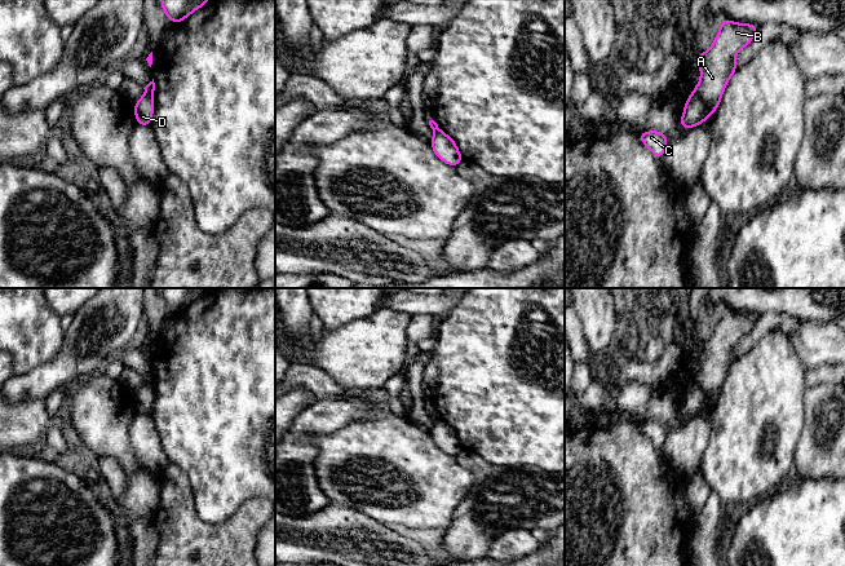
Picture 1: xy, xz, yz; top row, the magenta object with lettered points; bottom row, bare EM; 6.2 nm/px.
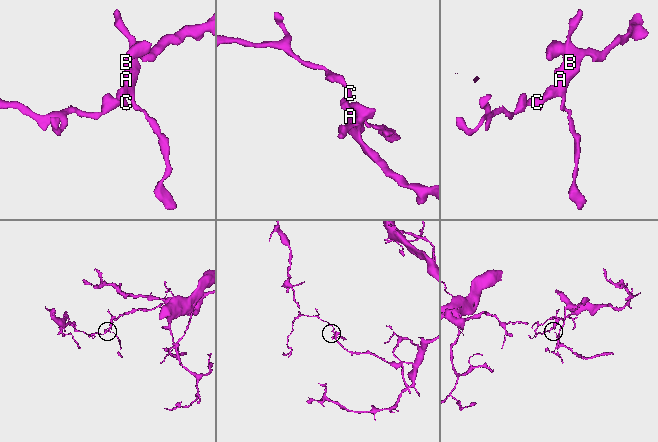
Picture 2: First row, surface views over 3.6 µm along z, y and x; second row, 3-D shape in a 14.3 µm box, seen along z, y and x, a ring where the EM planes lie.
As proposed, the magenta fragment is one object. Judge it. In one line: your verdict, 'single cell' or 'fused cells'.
fused cells

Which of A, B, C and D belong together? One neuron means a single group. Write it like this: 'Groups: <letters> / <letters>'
Groups: A B / C D

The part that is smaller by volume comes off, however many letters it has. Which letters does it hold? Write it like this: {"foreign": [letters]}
{"foreign": ["C", "D"]}

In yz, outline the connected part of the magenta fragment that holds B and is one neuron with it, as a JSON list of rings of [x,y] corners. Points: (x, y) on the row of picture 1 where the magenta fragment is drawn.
[[[726,18],[720,22],[720,31],[712,47],[695,57],[700,67],[700,80],[694,93],[704,105],[705,119],[716,112],[729,79],[738,70],[735,56],[751,44],[758,28],[756,25],[735,23]]]

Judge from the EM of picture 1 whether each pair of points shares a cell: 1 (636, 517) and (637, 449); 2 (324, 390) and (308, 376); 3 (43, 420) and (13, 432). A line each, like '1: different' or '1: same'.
1: same
2: same
3: same

